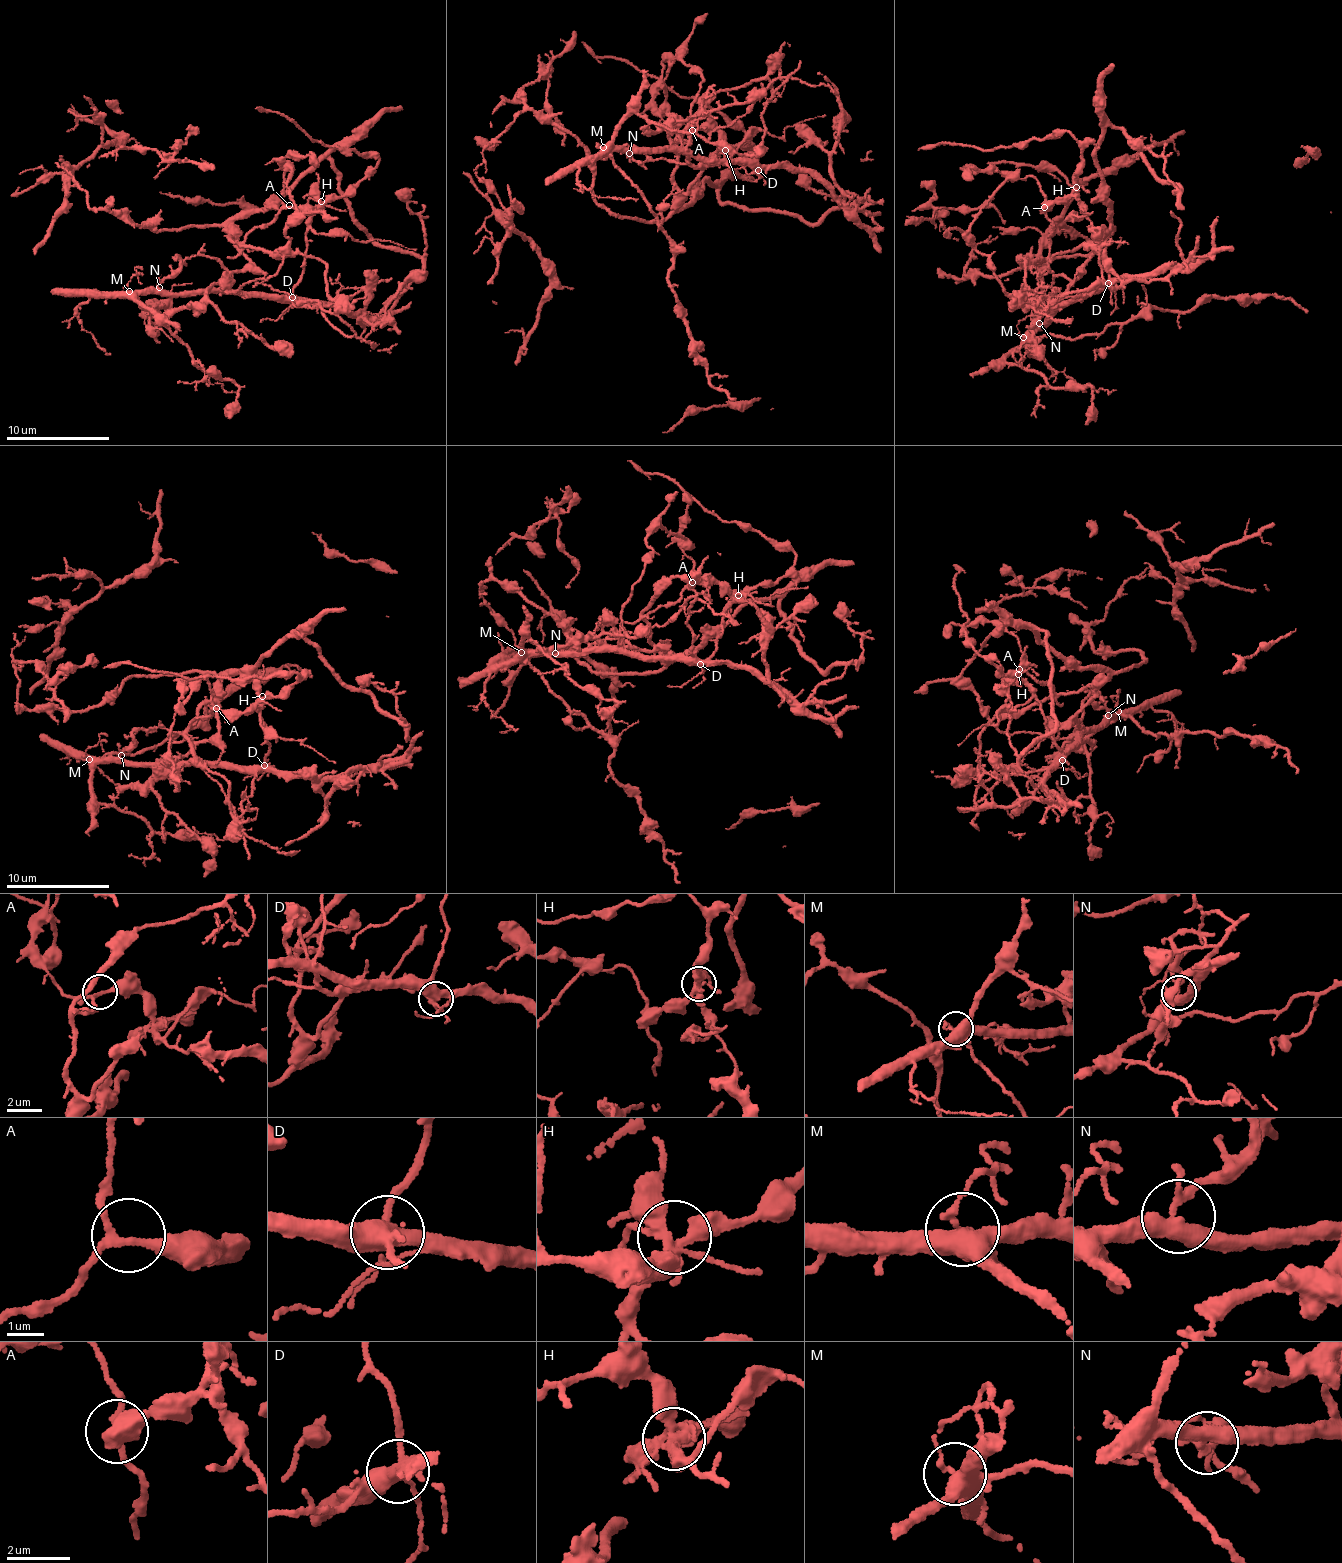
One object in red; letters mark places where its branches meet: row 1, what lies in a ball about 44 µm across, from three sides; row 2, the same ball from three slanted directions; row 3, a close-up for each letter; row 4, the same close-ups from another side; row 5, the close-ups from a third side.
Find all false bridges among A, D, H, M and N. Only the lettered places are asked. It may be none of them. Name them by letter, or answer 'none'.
D

